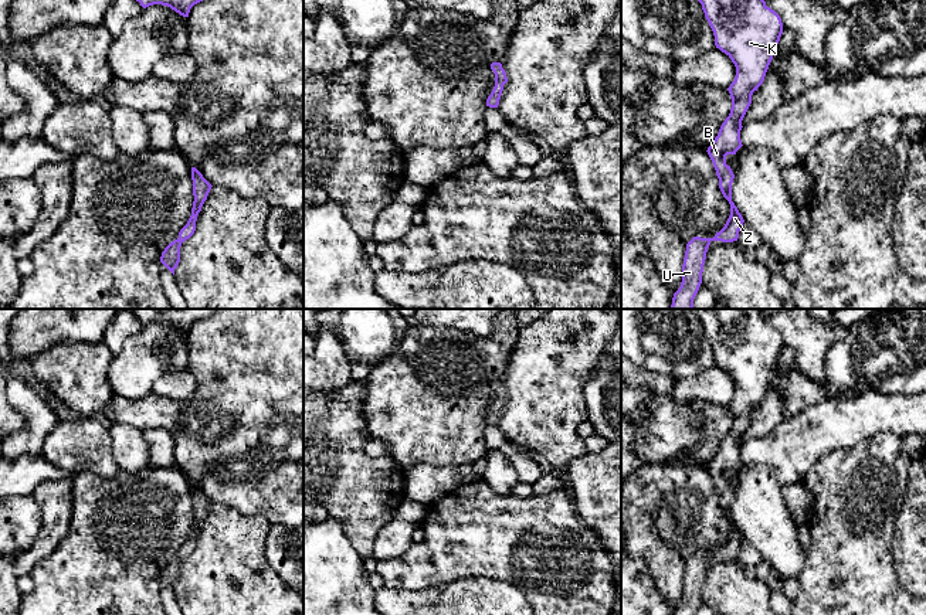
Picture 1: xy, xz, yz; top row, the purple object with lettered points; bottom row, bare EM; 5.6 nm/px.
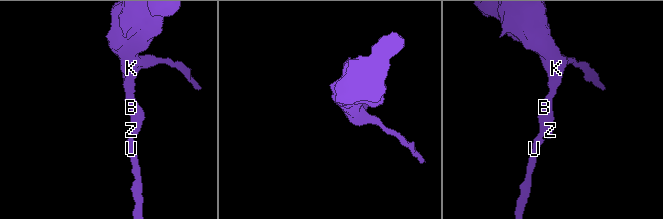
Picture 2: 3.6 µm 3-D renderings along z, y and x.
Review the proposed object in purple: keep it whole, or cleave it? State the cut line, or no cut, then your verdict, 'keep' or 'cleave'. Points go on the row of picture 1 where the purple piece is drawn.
no cut; keep

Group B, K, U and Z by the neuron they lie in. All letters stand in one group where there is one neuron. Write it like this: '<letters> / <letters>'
B K U Z

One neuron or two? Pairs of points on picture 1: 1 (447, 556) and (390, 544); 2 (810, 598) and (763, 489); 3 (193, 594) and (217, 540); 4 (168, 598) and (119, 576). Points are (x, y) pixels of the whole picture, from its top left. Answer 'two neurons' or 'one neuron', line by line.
1: two neurons
2: two neurons
3: one neuron
4: two neurons

